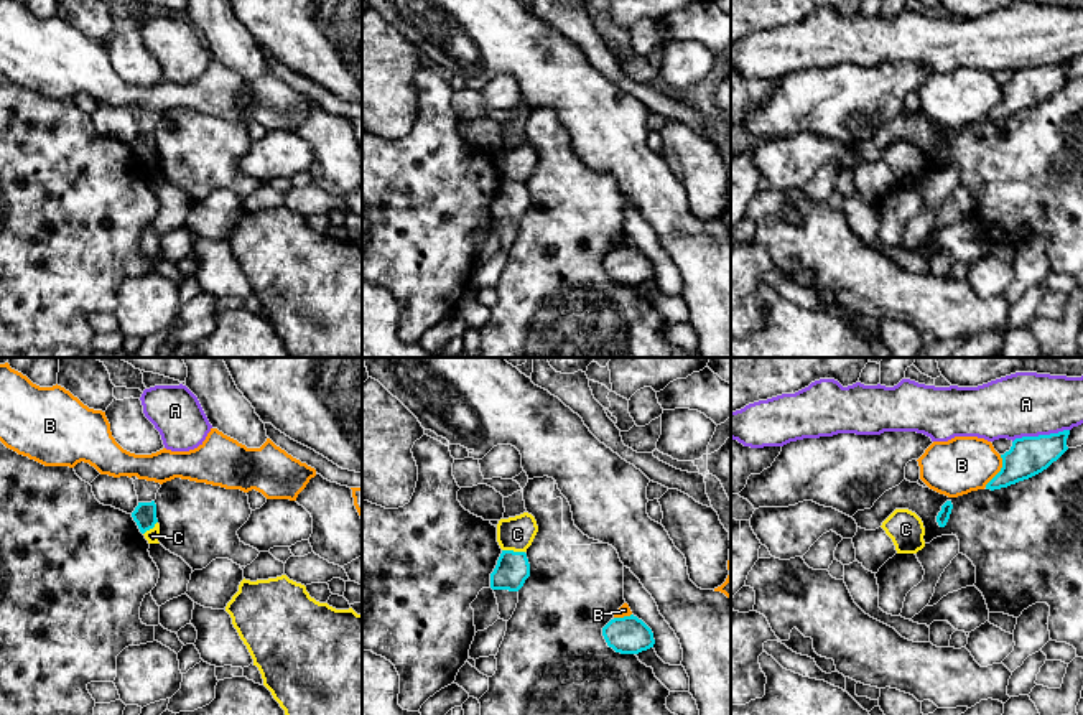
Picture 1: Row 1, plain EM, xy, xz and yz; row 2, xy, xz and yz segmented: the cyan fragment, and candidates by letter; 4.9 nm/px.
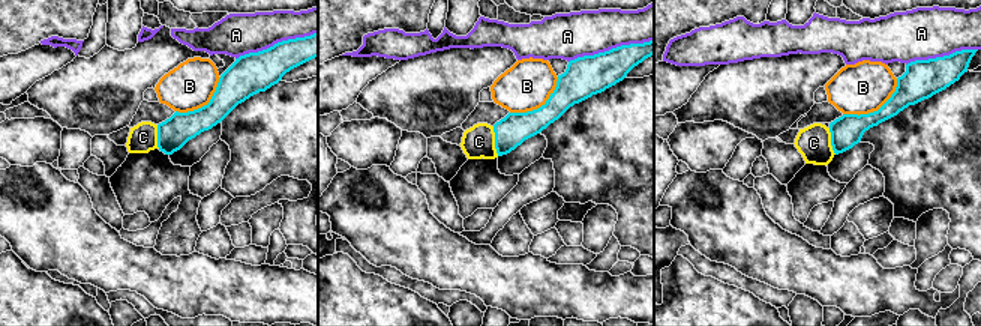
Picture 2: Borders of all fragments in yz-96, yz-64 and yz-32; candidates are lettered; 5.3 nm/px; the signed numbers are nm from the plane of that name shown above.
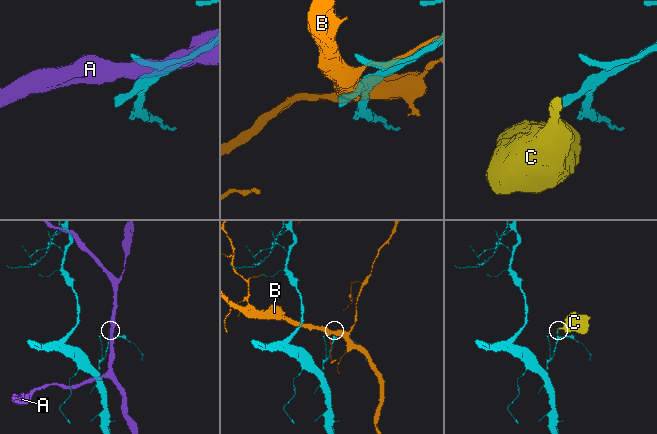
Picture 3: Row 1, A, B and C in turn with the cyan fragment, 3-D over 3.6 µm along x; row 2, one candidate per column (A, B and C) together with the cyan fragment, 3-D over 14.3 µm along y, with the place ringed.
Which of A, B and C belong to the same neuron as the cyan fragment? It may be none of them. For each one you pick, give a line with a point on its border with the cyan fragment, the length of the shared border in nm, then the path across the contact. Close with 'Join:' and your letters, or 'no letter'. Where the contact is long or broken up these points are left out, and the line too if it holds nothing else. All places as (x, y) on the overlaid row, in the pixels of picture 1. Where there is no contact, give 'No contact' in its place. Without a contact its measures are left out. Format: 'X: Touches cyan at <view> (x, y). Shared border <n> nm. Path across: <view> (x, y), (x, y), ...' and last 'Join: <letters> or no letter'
Join: no letter

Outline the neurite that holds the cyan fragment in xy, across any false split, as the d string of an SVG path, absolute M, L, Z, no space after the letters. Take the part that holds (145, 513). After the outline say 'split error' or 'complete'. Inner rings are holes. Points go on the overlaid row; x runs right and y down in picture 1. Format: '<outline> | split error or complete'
M138 502L135 511L132 512L133 521L137 522L142 534L153 529L158 522L156 519L156 504L151 502Z | complete

